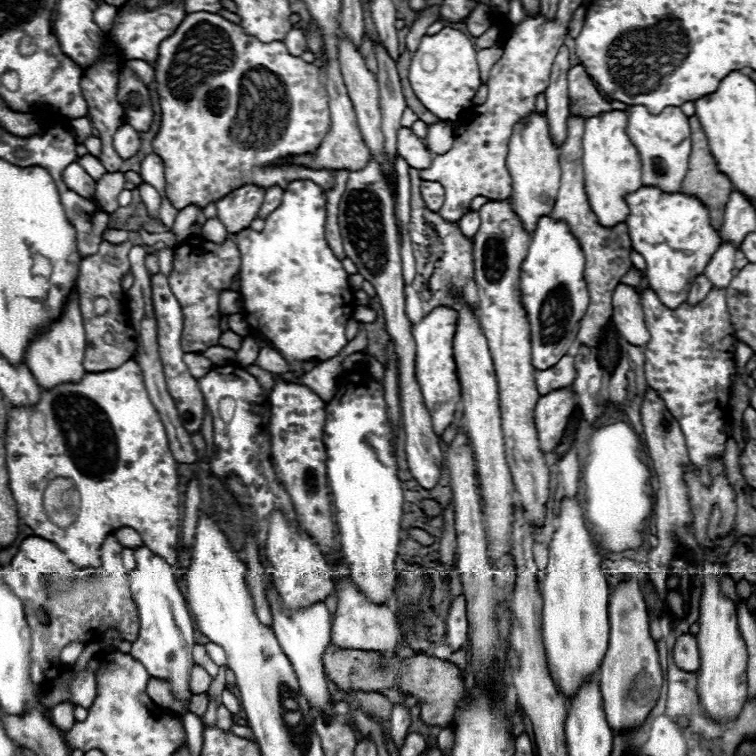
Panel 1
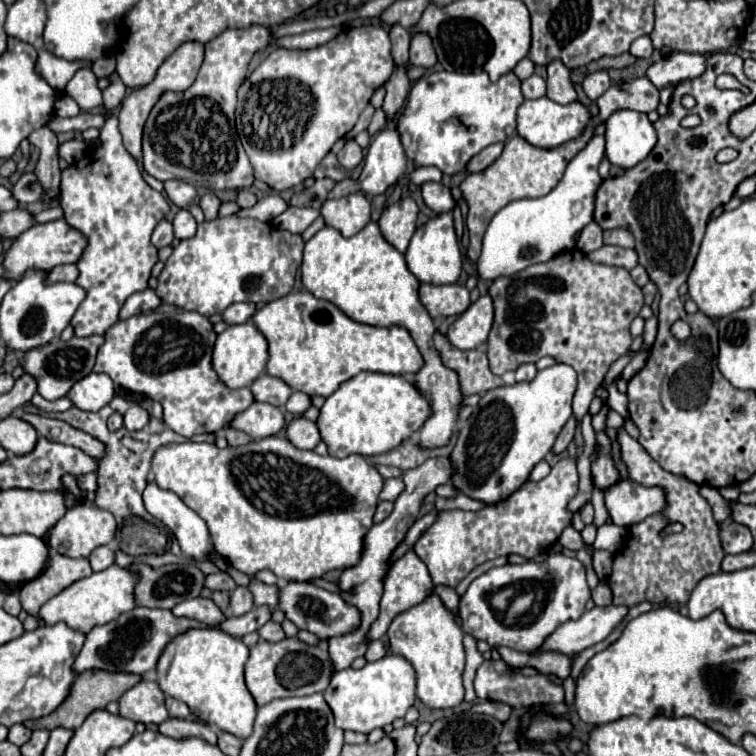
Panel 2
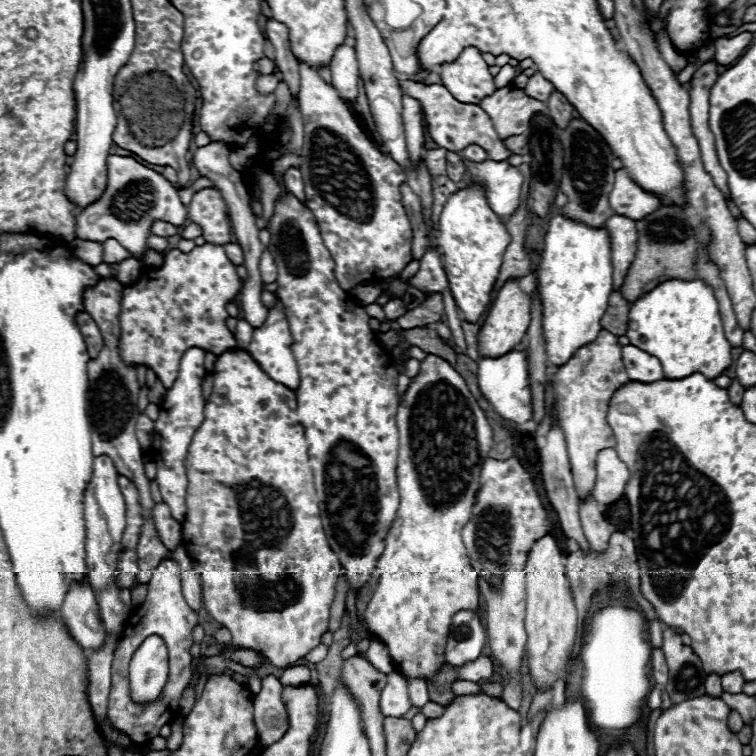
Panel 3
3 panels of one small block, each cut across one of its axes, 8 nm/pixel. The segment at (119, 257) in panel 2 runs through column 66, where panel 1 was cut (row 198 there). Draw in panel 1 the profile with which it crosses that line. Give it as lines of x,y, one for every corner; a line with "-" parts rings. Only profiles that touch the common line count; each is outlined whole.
194,12
188,14
182,24
178,26
178,30
166,38
160,48
158,48
158,60
154,64
156,68
156,90
160,96
160,108
162,108
162,122
160,122
160,132
154,138
152,146
154,152
164,160
164,172
166,172
166,198
172,202
172,206
176,210
182,210
190,204
198,206
200,210
204,210
208,204
222,200
228,192
246,186
246,184
254,184
254,186
280,186
280,188
288,188
290,182
294,180
312,180
316,182
320,188
324,188
324,192
334,188
334,174
332,170
302,170
302,172
272,172
272,170
264,170
268,168
272,162
276,160
284,160
288,156
302,156
302,154
310,154
316,152
316,148
322,144
324,136
330,130
330,112
328,112
328,96
324,90
324,84
320,82
320,68
316,64
308,64
304,62
300,56
292,56
286,48
286,44
282,40
274,40
274,42
260,42
256,40
256,36
250,36
244,32
242,26
232,24
230,20
226,20
220,14
212,14
212,12

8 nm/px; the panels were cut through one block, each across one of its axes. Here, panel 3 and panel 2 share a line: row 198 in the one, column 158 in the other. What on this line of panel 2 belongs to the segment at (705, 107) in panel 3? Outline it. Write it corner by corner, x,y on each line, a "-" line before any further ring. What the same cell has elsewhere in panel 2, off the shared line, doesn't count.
168,718
158,726
158,730
164,736
182,740
182,738
200,738
208,744
216,744
218,736
216,730
212,730
208,724
202,724
198,720
178,720
178,718

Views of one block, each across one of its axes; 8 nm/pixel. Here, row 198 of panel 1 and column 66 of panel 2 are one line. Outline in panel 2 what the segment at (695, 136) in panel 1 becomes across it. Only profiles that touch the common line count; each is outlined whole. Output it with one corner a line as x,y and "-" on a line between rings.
92,670
92,672
82,672
78,674
68,698
64,700
64,704
60,708
56,708
52,714
44,716
44,718
38,718
38,720
30,720
26,722
26,726
30,730
36,730
36,728
46,728
46,730
54,730
54,728
70,728
70,730
76,730
86,718
90,712
94,710
100,710
100,708
106,708
108,702
112,700
120,700
120,696
136,686
138,682
142,680
140,674
128,674
128,672
106,672
106,670

